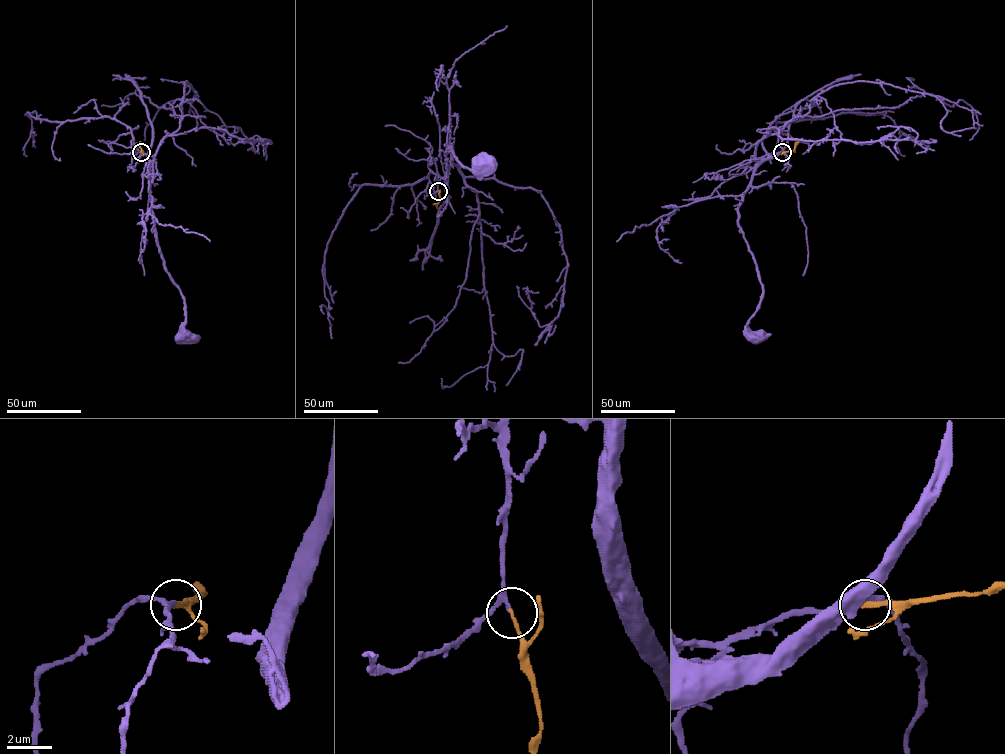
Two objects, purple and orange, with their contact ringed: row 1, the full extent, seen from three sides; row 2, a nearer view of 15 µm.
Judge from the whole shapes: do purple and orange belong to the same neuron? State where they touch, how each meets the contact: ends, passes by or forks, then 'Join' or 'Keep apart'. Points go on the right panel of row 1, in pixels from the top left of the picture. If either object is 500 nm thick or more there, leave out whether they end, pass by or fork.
Place: (782, 152). At the ring purple passes by. At the ring orange ends. Join

